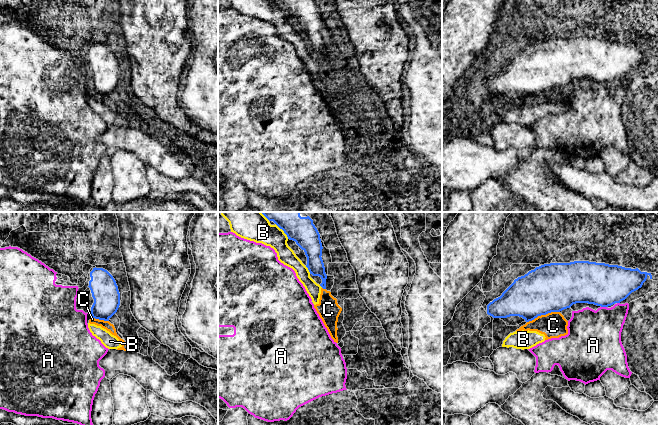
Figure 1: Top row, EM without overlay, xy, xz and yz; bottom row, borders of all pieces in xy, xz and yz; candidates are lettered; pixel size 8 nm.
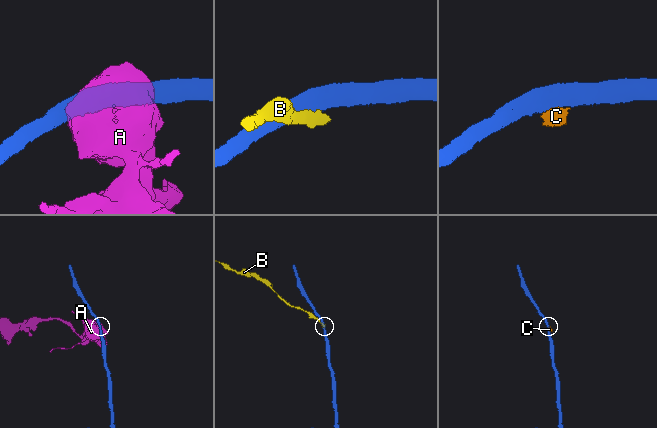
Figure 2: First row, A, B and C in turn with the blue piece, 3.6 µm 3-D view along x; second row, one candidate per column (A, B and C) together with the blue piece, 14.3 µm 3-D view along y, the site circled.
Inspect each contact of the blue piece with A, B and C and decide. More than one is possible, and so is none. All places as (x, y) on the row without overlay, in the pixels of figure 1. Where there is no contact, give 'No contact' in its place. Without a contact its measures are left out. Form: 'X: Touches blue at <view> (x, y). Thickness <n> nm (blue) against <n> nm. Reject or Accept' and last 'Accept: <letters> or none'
A: Touches blue at yz (604, 82). Thickness 340 nm (blue) against 400 nm. Reject
B: Touches blue at xz (283, 6). Thickness 200 nm (blue) against 180 nm. Reject
C: Touches blue at yz (543, 90). Thickness 380 nm (blue) against 200 nm. Reject
Accept: none

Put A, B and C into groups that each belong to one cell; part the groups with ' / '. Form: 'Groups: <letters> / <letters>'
Groups: A / B C

